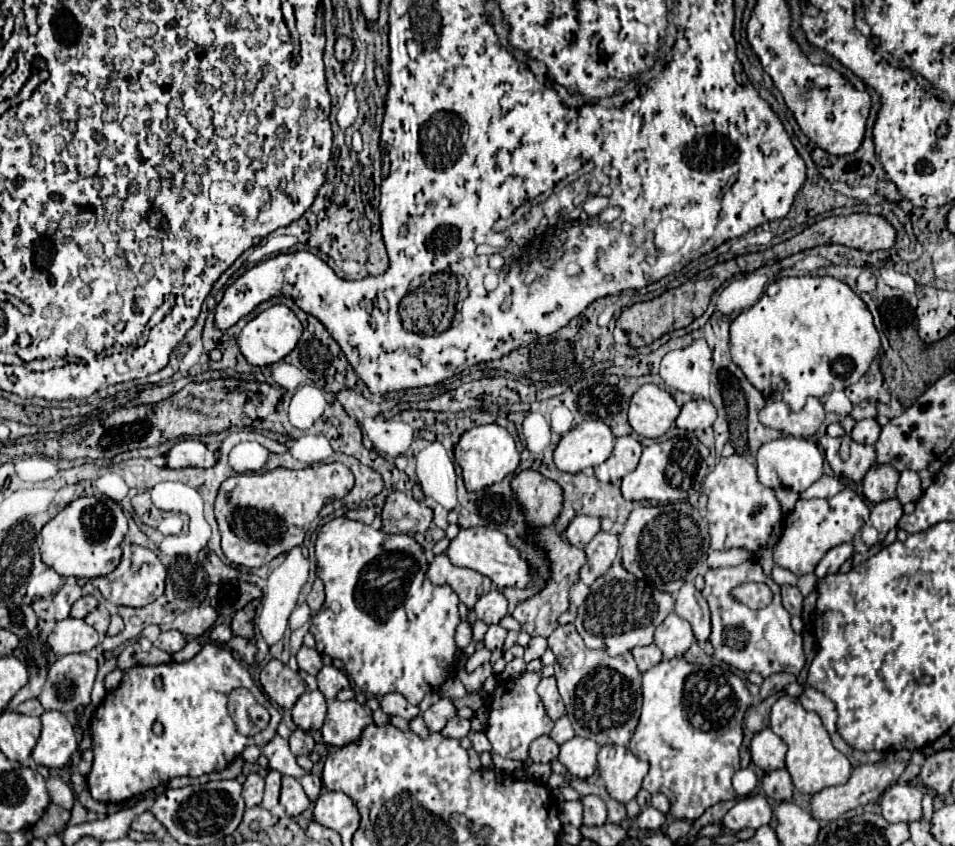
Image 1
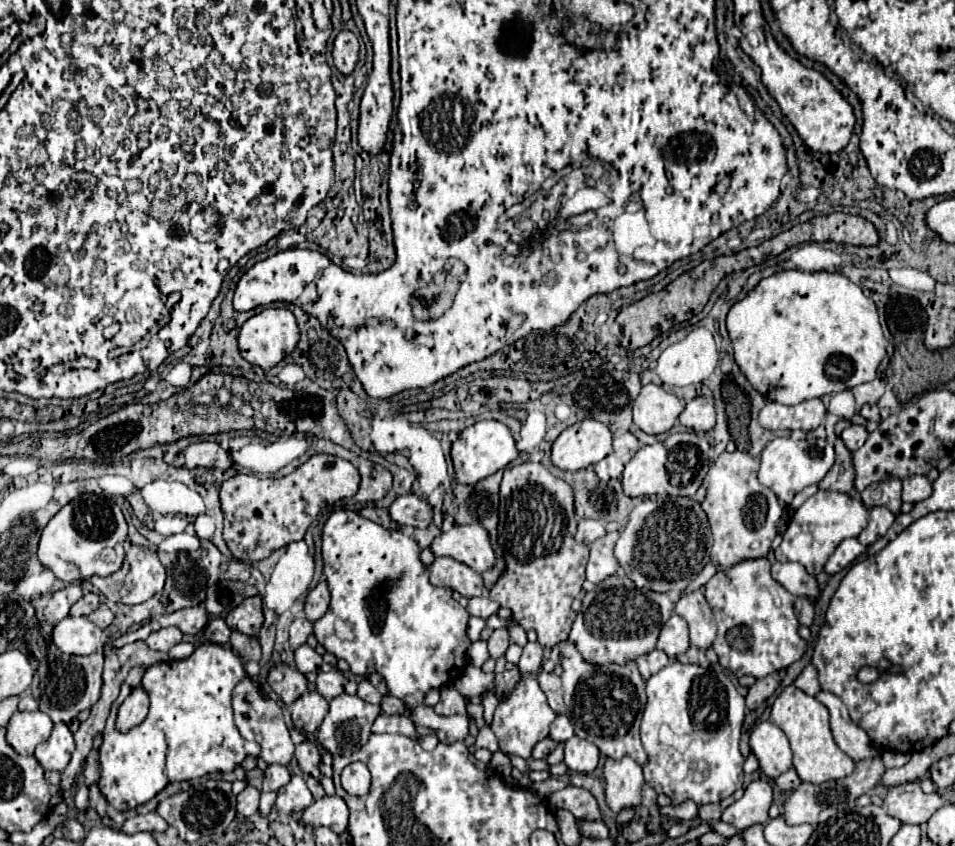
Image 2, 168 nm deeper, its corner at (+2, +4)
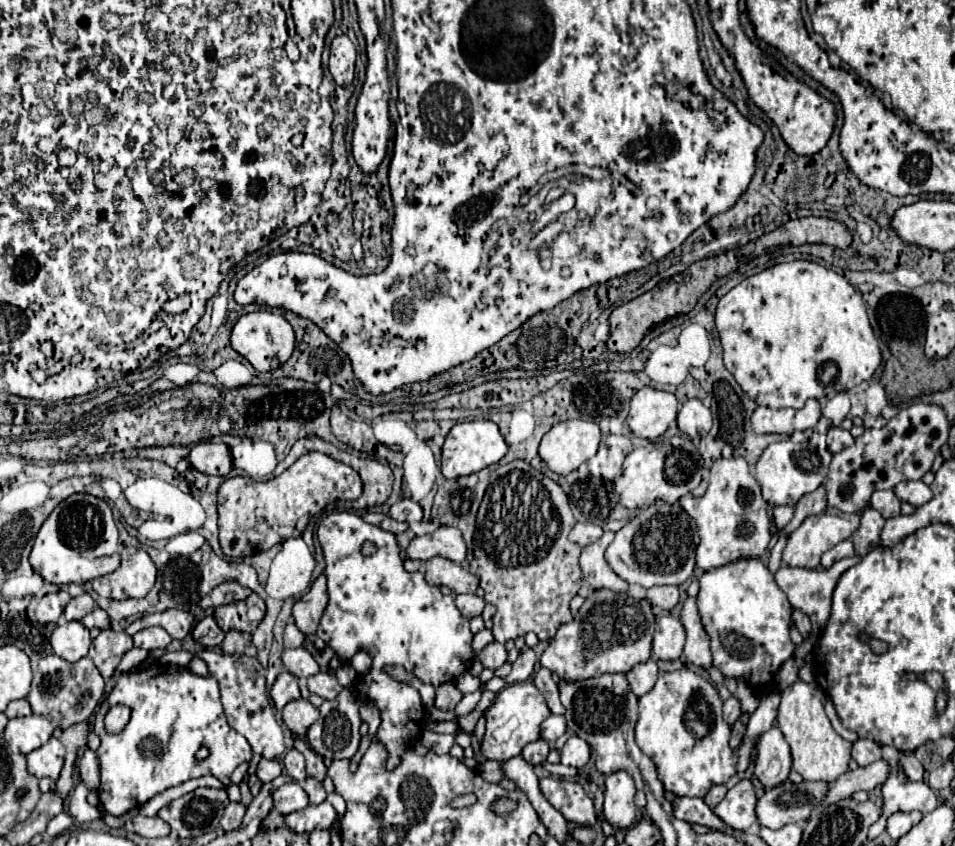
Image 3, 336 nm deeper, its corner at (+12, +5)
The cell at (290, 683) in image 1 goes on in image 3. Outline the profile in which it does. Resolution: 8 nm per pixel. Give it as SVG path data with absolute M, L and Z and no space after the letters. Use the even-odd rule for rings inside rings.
M282 671L282 673L276 677L276 681L274 681L272 689L270 689L270 697L272 697L276 709L282 709L282 707L284 707L288 701L292 701L292 699L300 699L298 677L294 677L294 675L288 673L288 671Z

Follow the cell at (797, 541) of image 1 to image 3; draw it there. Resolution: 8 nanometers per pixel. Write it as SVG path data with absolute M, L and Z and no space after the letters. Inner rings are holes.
M826 507L826 511L822 515L814 515L814 517L804 519L804 523L790 533L786 549L782 553L782 561L790 567L816 569L820 565L822 553L832 549L836 543L848 539L856 531L858 525L860 525L860 515L858 513L844 513L844 511L838 511L836 507Z

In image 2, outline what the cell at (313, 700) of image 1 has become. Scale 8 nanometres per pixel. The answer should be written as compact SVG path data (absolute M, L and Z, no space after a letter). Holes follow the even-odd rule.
M306 692L290 706L290 712L296 730L314 734L328 712L328 702L318 692Z

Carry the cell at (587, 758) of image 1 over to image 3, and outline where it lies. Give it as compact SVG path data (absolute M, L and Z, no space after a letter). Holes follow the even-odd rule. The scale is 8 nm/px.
M576 735L570 737L560 751L560 763L562 765L570 765L570 767L580 769L588 763L588 759L590 759L590 747L588 747L588 743L584 743Z

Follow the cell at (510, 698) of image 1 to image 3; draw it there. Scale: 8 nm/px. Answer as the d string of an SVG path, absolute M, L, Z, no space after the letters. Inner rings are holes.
M532 681L512 683L504 687L494 699L492 707L486 711L486 735L482 739L482 755L486 759L508 761L520 755L522 747L540 739L540 725L550 715L542 693L534 687Z

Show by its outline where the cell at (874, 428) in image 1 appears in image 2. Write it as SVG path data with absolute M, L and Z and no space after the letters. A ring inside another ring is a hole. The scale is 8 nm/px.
M852 424L852 426L844 428L844 432L840 434L840 438L842 438L842 442L846 444L846 448L850 448L850 452L854 452L854 450L858 450L858 448L866 442L868 432L866 432L864 426Z

